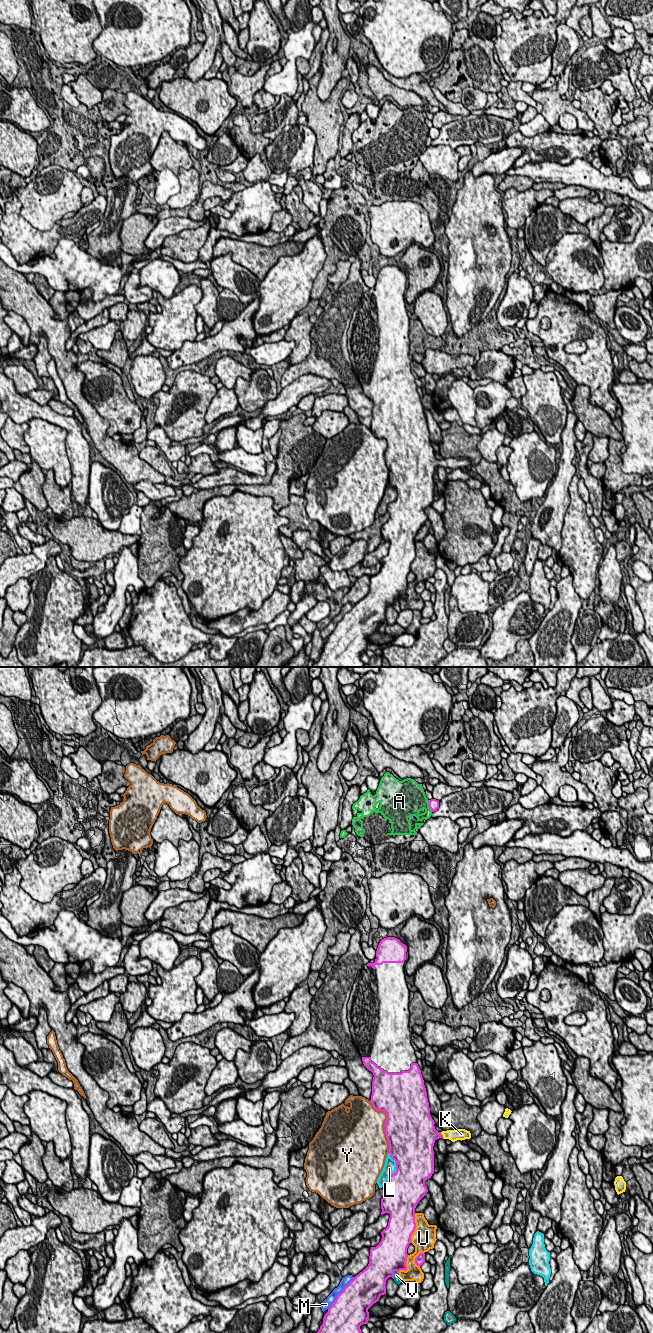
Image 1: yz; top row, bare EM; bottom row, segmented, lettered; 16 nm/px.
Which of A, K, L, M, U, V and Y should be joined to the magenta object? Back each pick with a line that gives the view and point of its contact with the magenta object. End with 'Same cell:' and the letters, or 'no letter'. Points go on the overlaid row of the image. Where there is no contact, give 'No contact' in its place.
K: Touches magenta at yz (442, 1135)
Same cell: K

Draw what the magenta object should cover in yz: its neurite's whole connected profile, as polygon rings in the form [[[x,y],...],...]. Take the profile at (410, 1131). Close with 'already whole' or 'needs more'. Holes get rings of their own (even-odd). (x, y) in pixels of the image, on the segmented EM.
[[[387,937],[384,938],[380,941],[377,951],[376,951],[376,956],[373,960],[370,960],[369,963],[367,964],[368,970],[365,970],[364,968],[357,973],[357,977],[355,979],[355,982],[352,986],[351,990],[351,995],[349,998],[349,1002],[347,1004],[347,1019],[349,1023],[349,1028],[351,1032],[351,1036],[353,1039],[354,1044],[356,1045],[361,1057],[364,1066],[373,1073],[373,1081],[372,1081],[372,1095],[371,1095],[371,1103],[373,1107],[378,1110],[378,1111],[385,1111],[387,1113],[387,1120],[385,1122],[385,1132],[386,1132],[386,1137],[389,1142],[389,1154],[393,1160],[396,1161],[396,1172],[389,1175],[387,1183],[390,1187],[388,1193],[383,1196],[381,1199],[381,1215],[385,1213],[390,1214],[388,1226],[386,1229],[384,1229],[381,1232],[382,1239],[380,1243],[376,1247],[371,1247],[370,1249],[370,1256],[369,1256],[369,1264],[368,1266],[360,1272],[358,1275],[353,1277],[353,1280],[345,1286],[343,1291],[338,1294],[335,1302],[331,1305],[331,1307],[328,1309],[328,1312],[324,1315],[323,1318],[323,1323],[320,1326],[320,1329],[318,1330],[317,1333],[362,1333],[360,1326],[363,1324],[368,1323],[368,1318],[369,1318],[369,1312],[368,1309],[377,1301],[379,1301],[379,1298],[381,1295],[386,1294],[386,1280],[389,1277],[392,1277],[394,1279],[394,1272],[397,1271],[399,1272],[400,1270],[407,1270],[406,1266],[406,1261],[407,1261],[407,1248],[409,1244],[411,1243],[411,1236],[413,1232],[415,1231],[416,1228],[416,1223],[415,1223],[415,1208],[419,1201],[426,1195],[428,1192],[427,1186],[425,1185],[425,1181],[429,1178],[431,1178],[432,1174],[434,1173],[434,1151],[433,1151],[433,1146],[434,1143],[437,1139],[443,1138],[443,1139],[449,1139],[452,1142],[455,1142],[457,1140],[465,1140],[465,1139],[470,1139],[471,1138],[471,1133],[470,1131],[467,1131],[465,1129],[458,1129],[458,1130],[447,1130],[447,1131],[442,1131],[438,1132],[435,1129],[435,1122],[432,1119],[430,1115],[430,1108],[429,1108],[429,1102],[427,1098],[427,1092],[426,1088],[424,1085],[424,1080],[421,1074],[421,1070],[417,1064],[417,1057],[415,1054],[415,1050],[411,1044],[412,1040],[412,1033],[410,1032],[410,1027],[409,1027],[409,1020],[410,1020],[410,1011],[409,1011],[409,996],[410,996],[410,991],[407,986],[406,978],[405,978],[405,960],[406,960],[406,952],[407,952],[407,946],[403,944],[399,939],[395,937]]]; needs more

